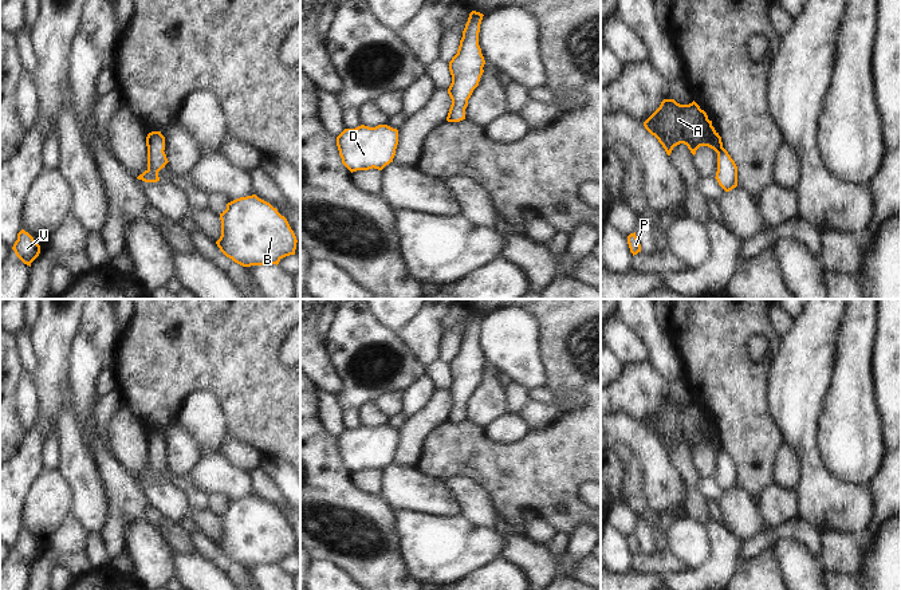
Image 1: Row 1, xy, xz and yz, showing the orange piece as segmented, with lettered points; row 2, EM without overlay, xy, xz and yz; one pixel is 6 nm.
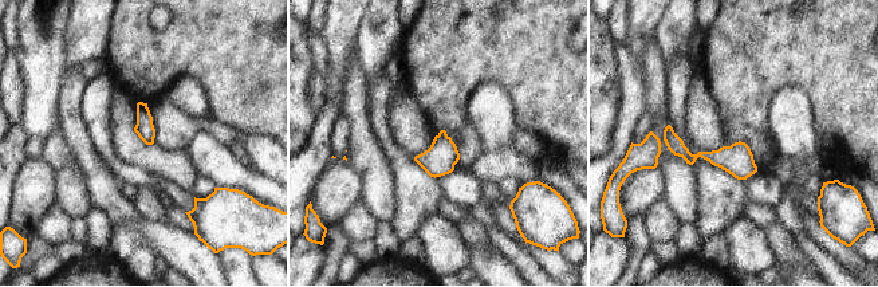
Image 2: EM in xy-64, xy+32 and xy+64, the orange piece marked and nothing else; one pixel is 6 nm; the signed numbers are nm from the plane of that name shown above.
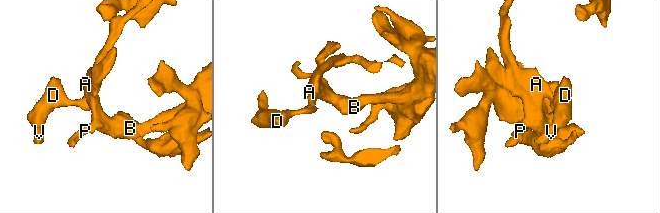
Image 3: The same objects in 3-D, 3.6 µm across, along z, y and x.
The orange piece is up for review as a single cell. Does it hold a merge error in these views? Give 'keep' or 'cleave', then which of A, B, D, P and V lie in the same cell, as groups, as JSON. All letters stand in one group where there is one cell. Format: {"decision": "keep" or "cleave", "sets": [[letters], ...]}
{"decision": "keep", "sets": [["A", "B", "D", "P", "V"]]}

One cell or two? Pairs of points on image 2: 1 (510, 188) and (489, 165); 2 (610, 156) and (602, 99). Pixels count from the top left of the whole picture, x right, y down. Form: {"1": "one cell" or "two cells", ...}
{"1": "two cells", "2": "two cells"}

